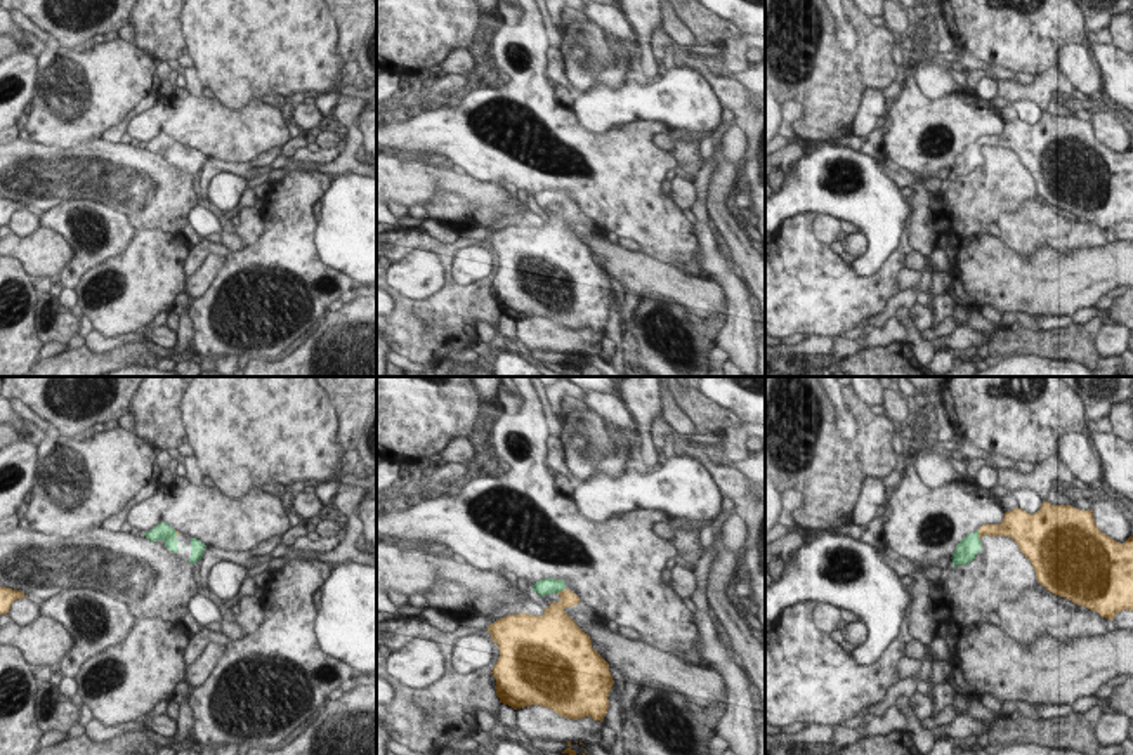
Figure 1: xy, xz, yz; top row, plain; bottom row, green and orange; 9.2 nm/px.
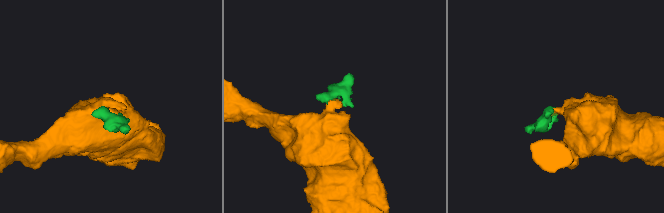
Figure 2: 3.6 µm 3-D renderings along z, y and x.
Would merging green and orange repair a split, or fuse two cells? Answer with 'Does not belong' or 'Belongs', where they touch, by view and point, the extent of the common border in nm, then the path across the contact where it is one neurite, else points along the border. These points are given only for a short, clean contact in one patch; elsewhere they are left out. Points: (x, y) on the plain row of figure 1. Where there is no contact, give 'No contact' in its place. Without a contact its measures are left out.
Belongs. Touches green at yz (977, 146). Shared border 100 nm. Path across: yz (967, 160), (977, 146), (1003, 141).

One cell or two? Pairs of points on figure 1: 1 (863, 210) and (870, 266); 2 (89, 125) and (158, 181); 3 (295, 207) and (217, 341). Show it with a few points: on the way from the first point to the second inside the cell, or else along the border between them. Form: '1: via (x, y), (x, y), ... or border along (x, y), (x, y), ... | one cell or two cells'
1: via (875, 224), (875, 252) | one cell
2: border along (99, 137), (59, 148) | two cells
3: via (287, 249), (269, 275), (266, 308), (243, 316) | one cell

